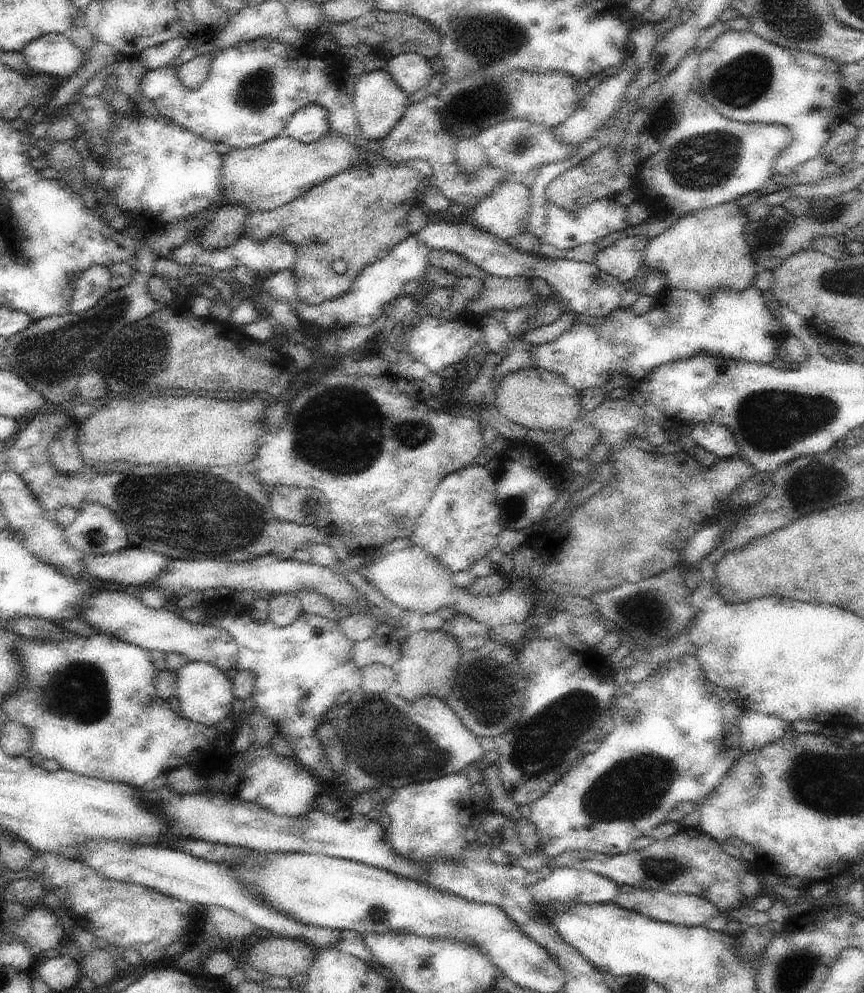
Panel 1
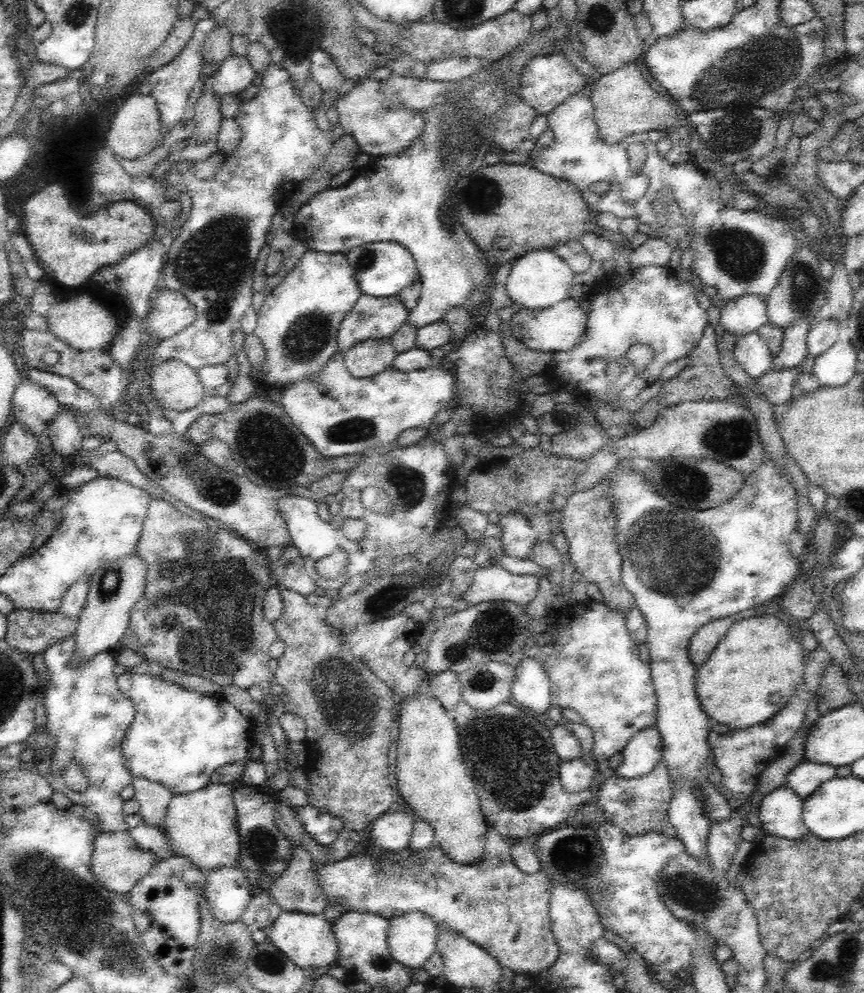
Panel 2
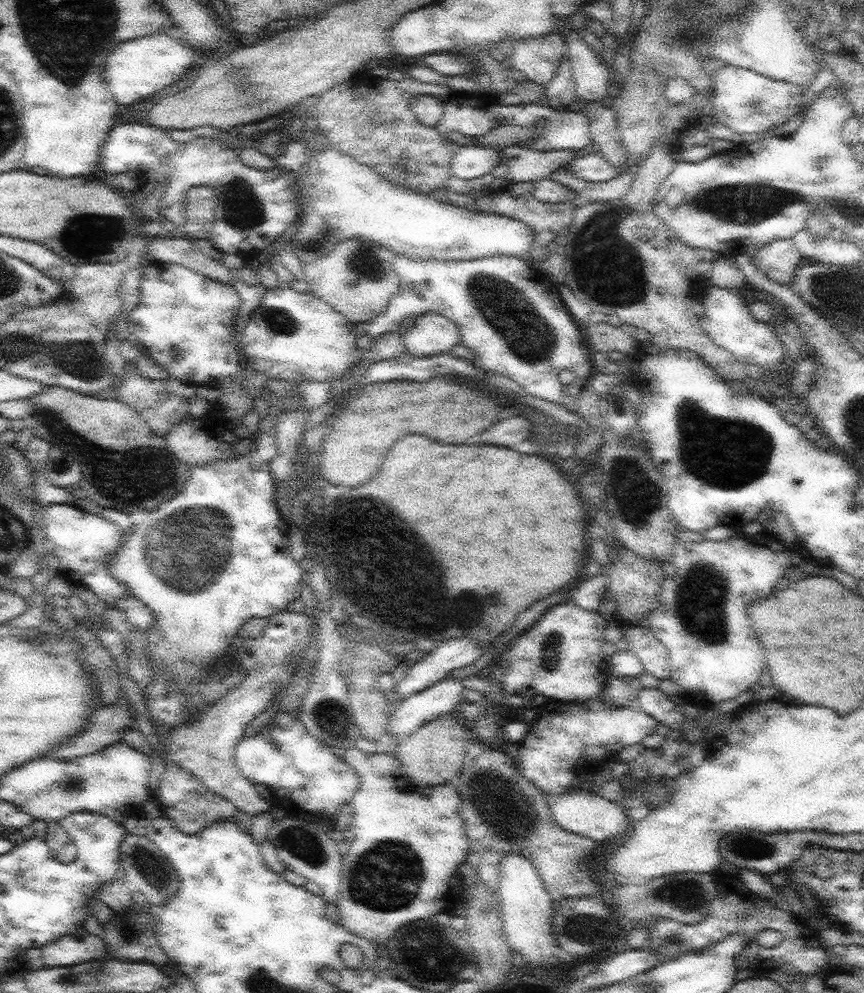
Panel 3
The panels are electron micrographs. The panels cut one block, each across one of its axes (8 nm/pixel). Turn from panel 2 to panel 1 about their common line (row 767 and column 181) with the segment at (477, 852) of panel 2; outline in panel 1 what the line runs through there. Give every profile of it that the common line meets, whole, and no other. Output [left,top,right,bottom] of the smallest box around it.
[77,396,267,467]

